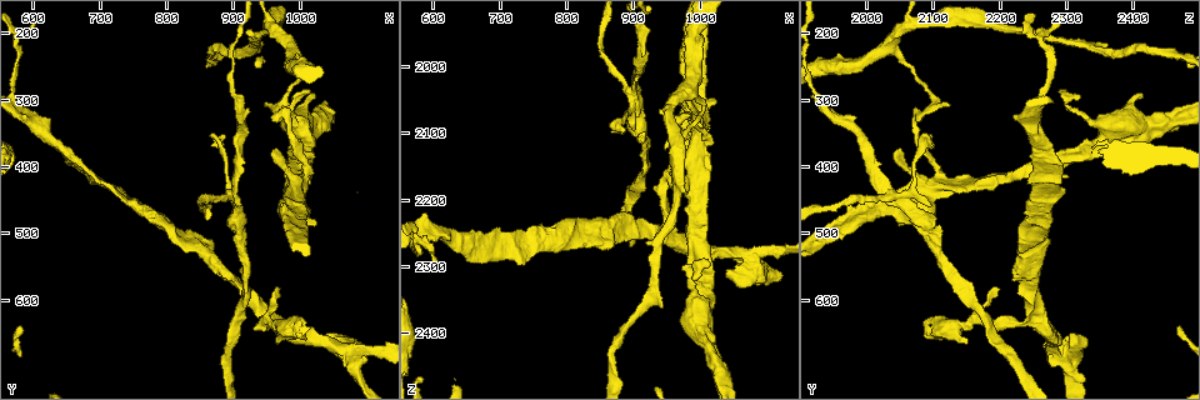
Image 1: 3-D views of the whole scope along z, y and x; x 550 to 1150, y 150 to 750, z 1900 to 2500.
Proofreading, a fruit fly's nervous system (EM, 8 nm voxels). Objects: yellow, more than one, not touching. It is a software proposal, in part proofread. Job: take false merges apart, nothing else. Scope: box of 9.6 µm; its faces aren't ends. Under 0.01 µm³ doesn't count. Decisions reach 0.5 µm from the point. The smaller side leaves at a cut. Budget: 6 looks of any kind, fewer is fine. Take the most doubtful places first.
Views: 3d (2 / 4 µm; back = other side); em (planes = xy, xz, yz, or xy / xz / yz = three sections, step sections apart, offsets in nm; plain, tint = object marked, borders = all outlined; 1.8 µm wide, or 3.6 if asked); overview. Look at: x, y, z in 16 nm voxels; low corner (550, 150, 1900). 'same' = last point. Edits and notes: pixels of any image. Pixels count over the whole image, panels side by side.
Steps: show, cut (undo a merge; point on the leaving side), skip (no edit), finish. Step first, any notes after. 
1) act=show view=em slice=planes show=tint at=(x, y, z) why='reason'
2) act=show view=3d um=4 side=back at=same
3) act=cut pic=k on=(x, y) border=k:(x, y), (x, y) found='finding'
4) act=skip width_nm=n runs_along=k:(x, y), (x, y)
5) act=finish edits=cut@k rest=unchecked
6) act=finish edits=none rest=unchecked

act=show view=em slice=xz step=4 show=tint at=(900, 445, 2045) why='calibre changes'

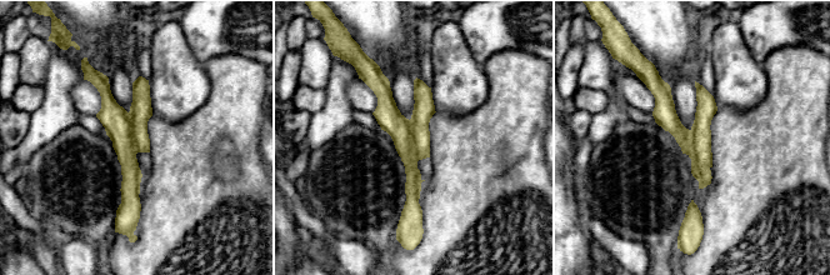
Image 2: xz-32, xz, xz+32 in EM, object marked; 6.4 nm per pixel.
act=show view=em slice=planes show=borders at=same why='cut it another way'

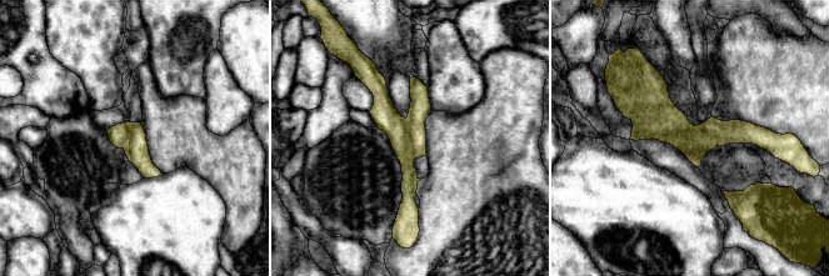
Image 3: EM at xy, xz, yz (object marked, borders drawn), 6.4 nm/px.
act=cut pic=3 on=(384, 114) part_leaving=3:(374, 74), (406, 161), (415, 214) found='a second neuron is stuck on'

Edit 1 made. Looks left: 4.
act=show view=em slice=xz step=4 show=plain at=(765, 470, 2260) why='three arms meet'

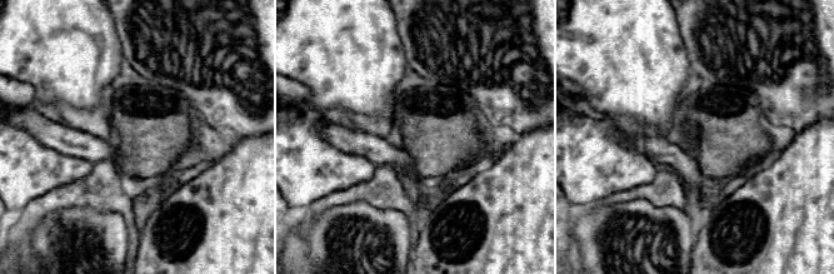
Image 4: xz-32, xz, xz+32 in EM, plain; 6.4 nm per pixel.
act=show view=em slice=xz step=4 show=tint at=same

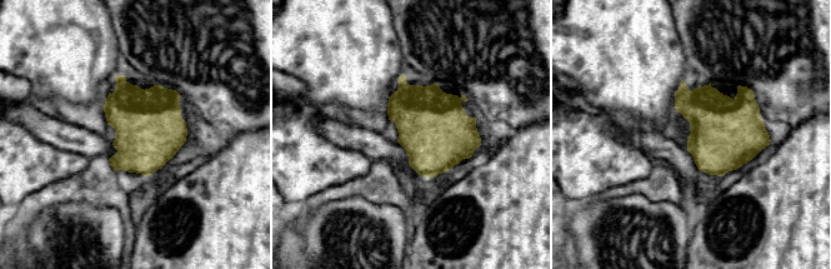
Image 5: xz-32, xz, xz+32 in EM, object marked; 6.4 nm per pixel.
act=skip found='continuous, no second neuron'

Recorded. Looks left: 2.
act=show view=em slice=xz step=4 show=tint at=(860, 530, 2235) why='two arms at a narrow angle'

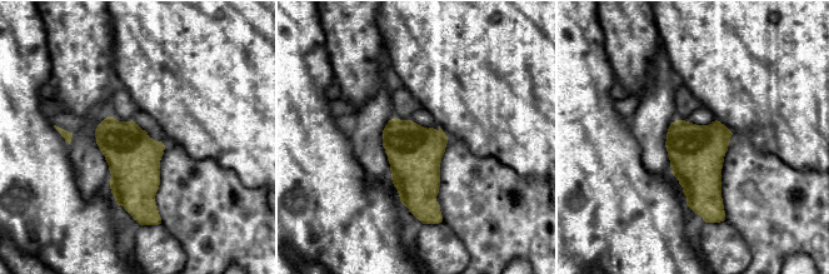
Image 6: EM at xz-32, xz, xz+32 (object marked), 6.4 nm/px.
act=show view=em slice=planes show=tint at=same why='cut it another way'

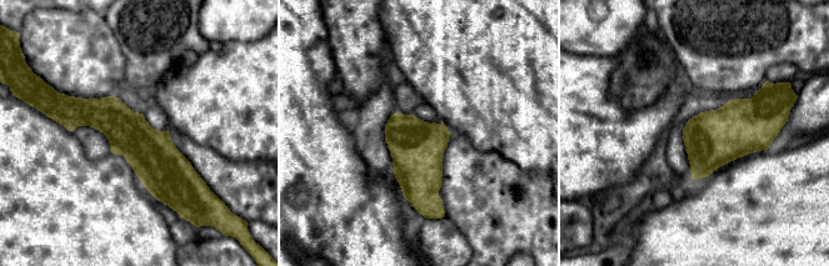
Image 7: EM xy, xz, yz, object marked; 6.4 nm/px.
act=skip runs_along=7:(65, 121), (113, 118), (198, 180) found='continuous, no second neuron'

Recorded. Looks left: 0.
act=finish edits=cut@3 rest=unchecked

